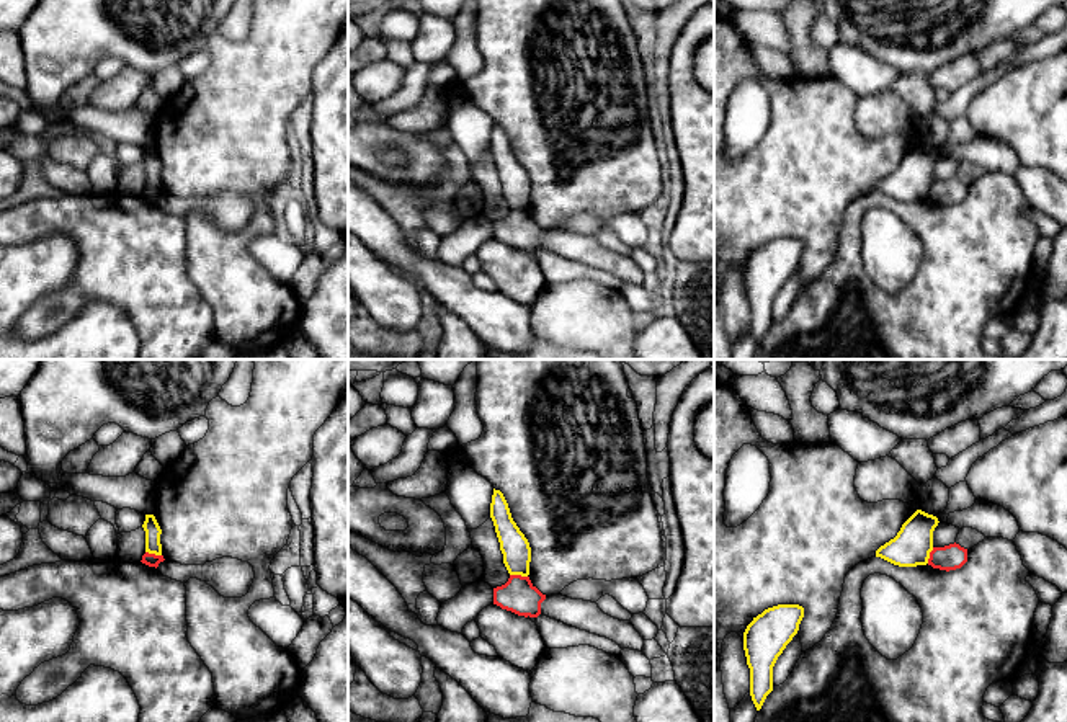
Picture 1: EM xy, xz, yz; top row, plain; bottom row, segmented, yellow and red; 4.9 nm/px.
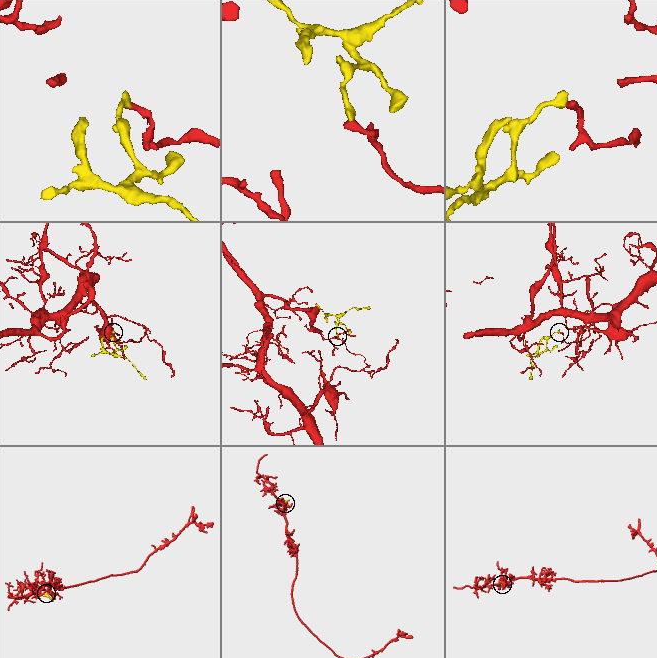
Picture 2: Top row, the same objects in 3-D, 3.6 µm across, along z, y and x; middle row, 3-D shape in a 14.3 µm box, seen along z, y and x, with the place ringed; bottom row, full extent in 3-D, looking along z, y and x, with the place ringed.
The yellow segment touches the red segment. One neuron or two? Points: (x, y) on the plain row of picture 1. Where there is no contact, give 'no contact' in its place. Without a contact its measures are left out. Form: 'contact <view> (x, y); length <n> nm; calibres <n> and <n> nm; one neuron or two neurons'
contact xz (518, 208); length 90 nm; calibres 140 and 170 nm; two neurons

